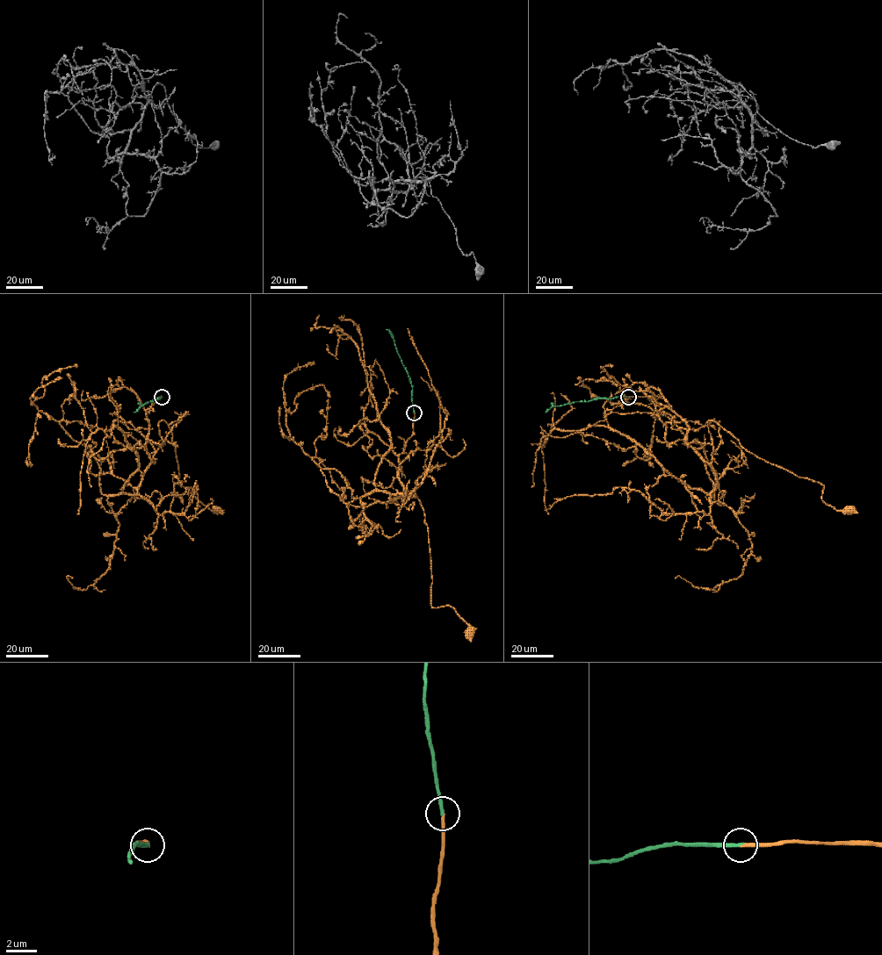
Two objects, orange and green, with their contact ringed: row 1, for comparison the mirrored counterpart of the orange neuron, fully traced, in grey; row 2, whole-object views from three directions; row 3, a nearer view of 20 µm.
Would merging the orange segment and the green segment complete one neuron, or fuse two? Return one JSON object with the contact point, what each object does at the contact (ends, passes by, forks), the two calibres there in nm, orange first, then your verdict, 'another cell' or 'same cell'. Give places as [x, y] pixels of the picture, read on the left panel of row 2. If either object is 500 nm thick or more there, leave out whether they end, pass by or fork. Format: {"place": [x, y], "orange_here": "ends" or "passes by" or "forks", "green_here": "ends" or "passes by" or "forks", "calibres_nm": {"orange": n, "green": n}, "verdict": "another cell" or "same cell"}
{"place": [162, 397], "orange_here": "ends", "green_here": "ends", "calibres_nm": {"orange": 240, "green": 260}, "verdict": "same cell"}

